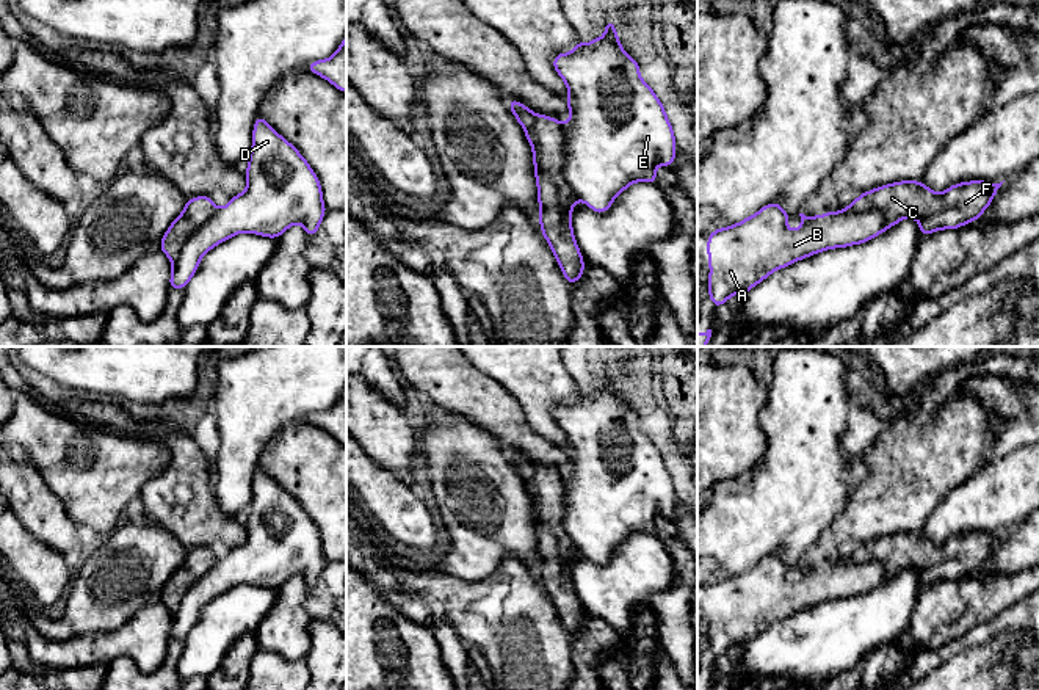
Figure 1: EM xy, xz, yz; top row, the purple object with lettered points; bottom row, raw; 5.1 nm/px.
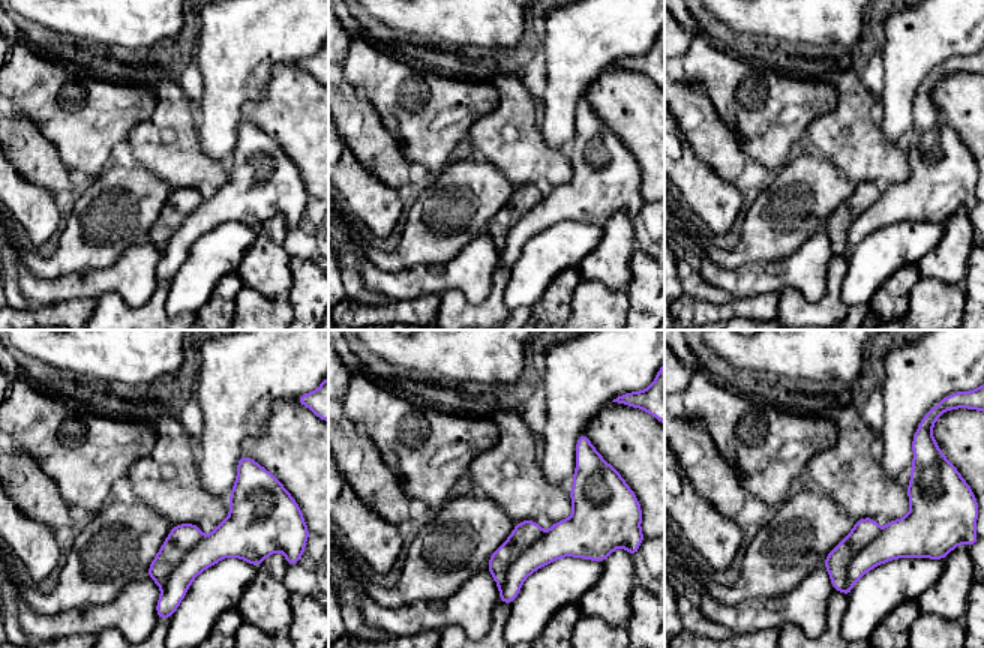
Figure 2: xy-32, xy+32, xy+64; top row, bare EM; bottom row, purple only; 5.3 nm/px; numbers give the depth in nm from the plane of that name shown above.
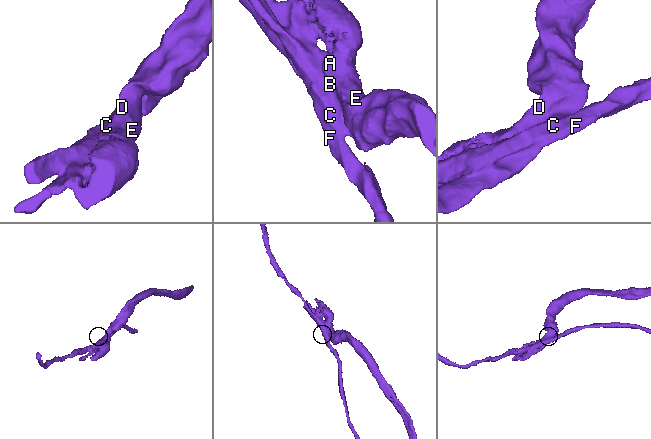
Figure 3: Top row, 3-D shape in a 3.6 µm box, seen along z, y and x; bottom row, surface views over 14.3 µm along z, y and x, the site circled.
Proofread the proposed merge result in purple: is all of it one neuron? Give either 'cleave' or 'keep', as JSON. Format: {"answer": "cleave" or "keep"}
{"answer": "cleave"}

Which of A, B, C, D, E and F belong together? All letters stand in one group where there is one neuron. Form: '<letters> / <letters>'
A B D E / C F

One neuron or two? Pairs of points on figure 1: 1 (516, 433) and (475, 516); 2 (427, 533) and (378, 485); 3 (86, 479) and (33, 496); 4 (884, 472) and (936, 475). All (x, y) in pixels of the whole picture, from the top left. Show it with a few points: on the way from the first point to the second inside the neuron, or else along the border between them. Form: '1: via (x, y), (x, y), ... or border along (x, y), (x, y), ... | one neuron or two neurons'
1: border along (481, 427), (500, 443), (506, 453) | two neurons
2: via (414, 524), (387, 497) | one neuron
3: border along (27, 461), (43, 475), (72, 519) | two neurons
4: via (897, 472), (923, 472) | one neuron

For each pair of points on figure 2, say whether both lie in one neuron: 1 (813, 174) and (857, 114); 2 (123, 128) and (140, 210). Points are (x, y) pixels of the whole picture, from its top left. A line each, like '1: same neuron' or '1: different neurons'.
1: different neurons
2: different neurons

